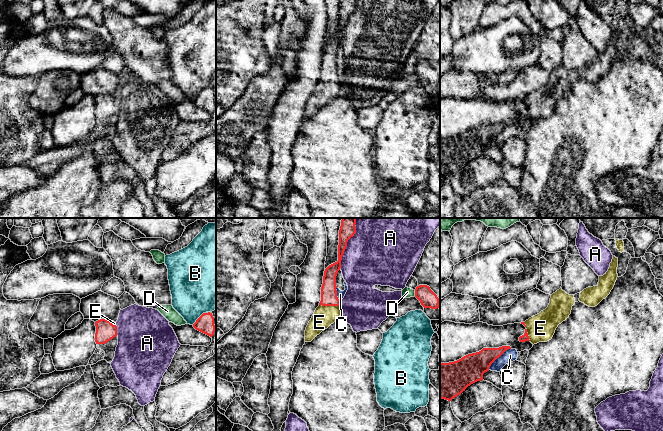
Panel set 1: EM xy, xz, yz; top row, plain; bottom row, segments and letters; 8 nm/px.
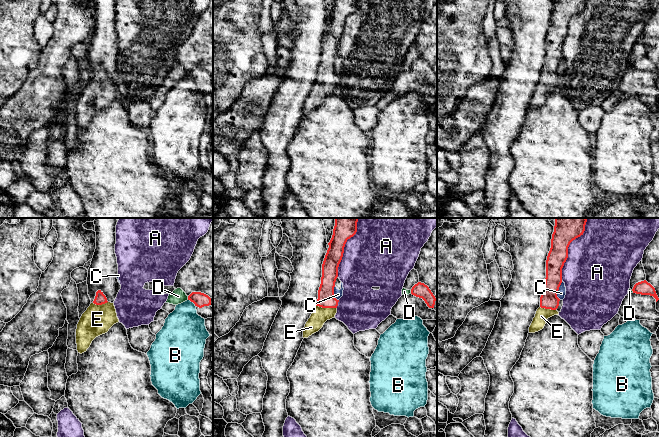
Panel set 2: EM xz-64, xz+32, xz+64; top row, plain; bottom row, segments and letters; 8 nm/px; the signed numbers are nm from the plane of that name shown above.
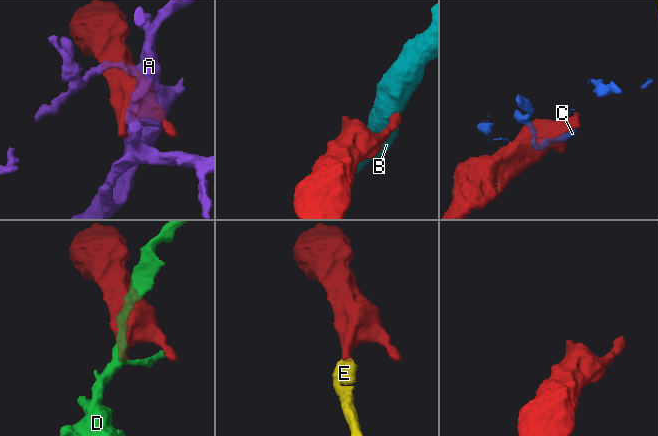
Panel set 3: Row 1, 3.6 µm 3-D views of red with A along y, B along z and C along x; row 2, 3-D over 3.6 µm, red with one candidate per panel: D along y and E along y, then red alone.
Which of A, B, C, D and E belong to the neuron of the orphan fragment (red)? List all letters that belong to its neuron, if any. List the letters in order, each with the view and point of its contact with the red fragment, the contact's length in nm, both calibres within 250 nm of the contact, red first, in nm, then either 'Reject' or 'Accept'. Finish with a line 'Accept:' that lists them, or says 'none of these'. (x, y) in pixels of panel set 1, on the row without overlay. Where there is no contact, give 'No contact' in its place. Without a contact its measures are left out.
A: Touches red at xz (346, 22). Shared border 380 nm. Thickness 120 nm (red) against 480 nm. Reject
B: Touches red at xy (198, 94). Shared border 150 nm. Thickness 140 nm (red) against 420 nm. Reject
C: Touches red at yz (498, 133). Shared border 260 nm. Thickness 220 nm (red) against 110 nm. Reject
D: Touches red at xz (415, 69). Shared border 50 nm. Thickness 140 nm (red) against 80 nm. Reject
E: Touches red at xz (330, 81). Shared border 180 nm. Thickness 130 nm (red) against 170 nm. Accept
Accept: E

